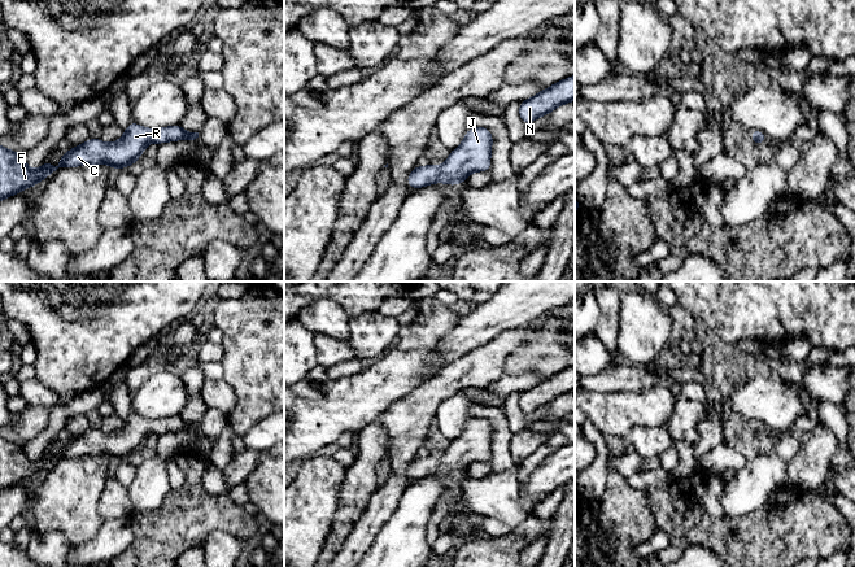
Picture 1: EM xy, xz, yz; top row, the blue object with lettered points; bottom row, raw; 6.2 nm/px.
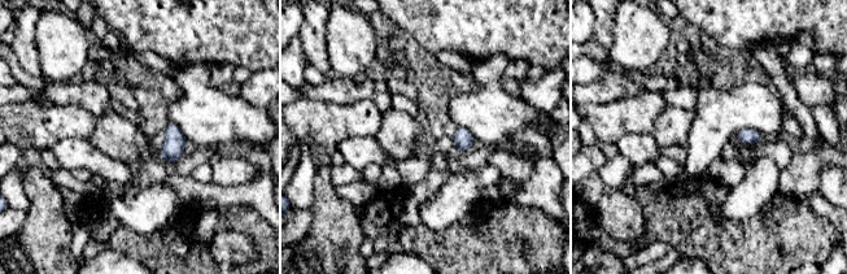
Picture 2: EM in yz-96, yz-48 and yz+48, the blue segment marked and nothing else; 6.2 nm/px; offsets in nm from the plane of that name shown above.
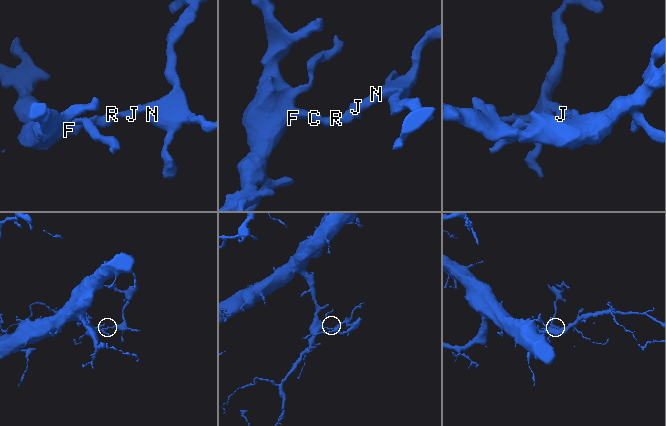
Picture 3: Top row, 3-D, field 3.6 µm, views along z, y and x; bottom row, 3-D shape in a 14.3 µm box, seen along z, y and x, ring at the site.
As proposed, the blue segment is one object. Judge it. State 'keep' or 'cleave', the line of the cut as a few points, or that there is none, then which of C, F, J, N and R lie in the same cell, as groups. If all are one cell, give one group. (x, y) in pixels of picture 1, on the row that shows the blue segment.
keep; cut none; groups C F J N R

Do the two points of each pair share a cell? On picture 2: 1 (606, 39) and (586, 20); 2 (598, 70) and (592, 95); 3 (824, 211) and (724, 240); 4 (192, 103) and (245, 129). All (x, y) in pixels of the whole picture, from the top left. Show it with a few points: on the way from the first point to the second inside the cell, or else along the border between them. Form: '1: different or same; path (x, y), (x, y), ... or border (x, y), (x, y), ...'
1: different; border (594, 13), (594, 33), (592, 35)
2: different; border (610, 68), (598, 78), (584, 85)
3: different; border (799, 198), (819, 214), (825, 216), (833, 225)
4: same; path (205, 114), (214, 118), (232, 120)

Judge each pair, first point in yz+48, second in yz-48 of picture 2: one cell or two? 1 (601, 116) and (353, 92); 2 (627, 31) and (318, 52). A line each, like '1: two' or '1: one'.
1: two
2: two

